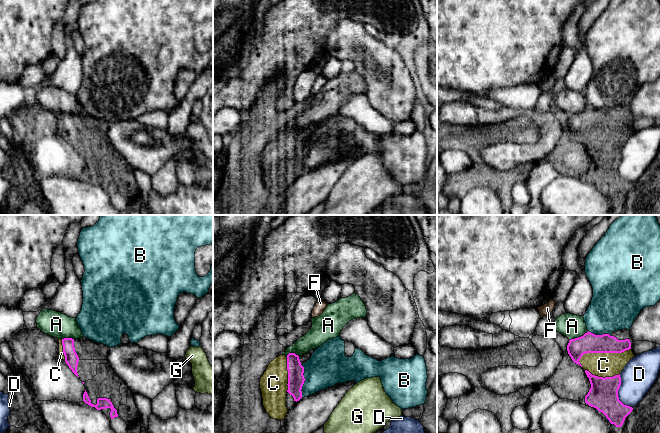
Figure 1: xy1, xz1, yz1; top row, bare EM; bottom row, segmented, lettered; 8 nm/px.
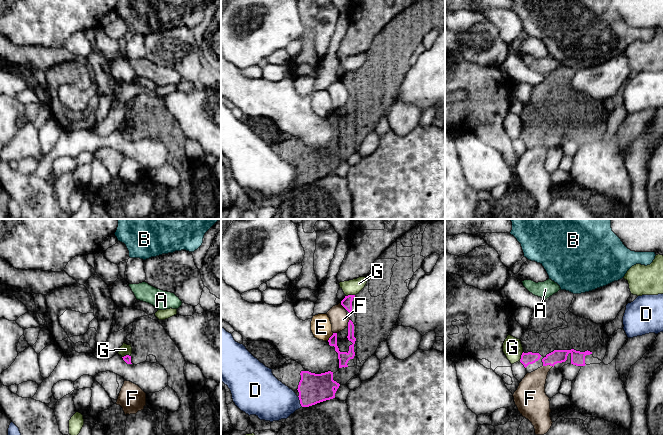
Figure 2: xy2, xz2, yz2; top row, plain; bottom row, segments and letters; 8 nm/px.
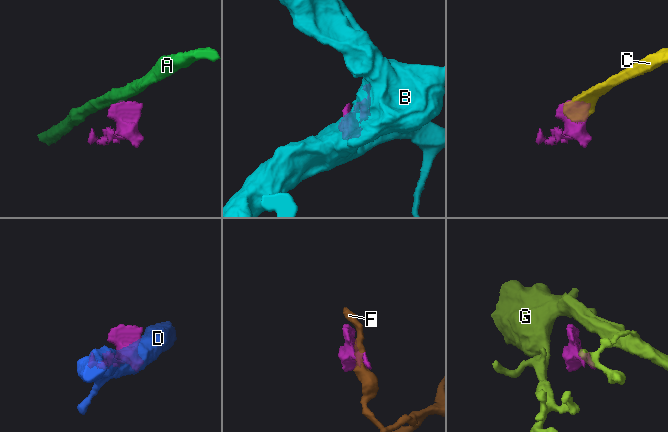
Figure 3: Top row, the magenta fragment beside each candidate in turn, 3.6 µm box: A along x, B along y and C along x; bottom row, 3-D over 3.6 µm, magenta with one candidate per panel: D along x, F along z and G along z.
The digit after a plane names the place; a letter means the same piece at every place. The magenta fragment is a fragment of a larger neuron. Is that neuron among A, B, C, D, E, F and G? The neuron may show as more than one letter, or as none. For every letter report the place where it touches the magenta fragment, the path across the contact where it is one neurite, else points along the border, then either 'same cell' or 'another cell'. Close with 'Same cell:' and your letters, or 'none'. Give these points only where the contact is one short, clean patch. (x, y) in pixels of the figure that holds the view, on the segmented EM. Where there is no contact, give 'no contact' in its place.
A: contact yz1 (578, 337); border yz1 (588, 331), (569, 340); another cell
B: contact xz1 (304, 380); border xz1 (300, 363), (303, 367), (304, 378), (301, 389), (302, 397); another cell
C: contact yz1 (603, 352); way yz1 (588, 343), (597, 352), (603, 352), (603, 365); same cell
D: contact yz1 (617, 393); another cell
E: contact xz2 (330, 337); border xz2 (333, 333), (327, 340); another cell
F: contact yz2 (548, 364); another cell
G: contact xz2 (350, 295); border xz2 (354, 294), (346, 296); another cell
Same cell: C

